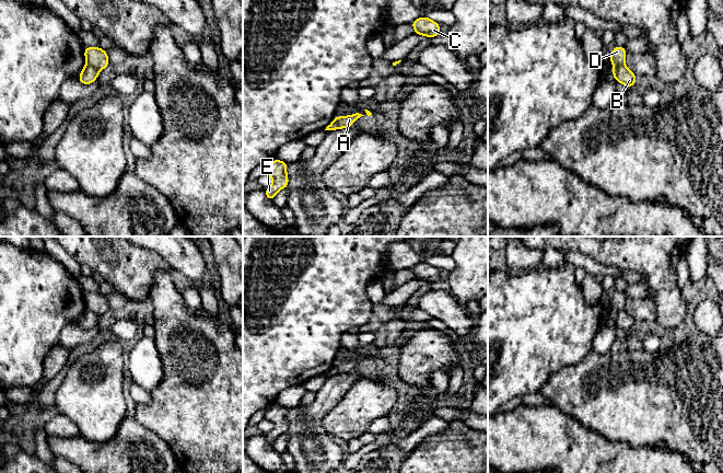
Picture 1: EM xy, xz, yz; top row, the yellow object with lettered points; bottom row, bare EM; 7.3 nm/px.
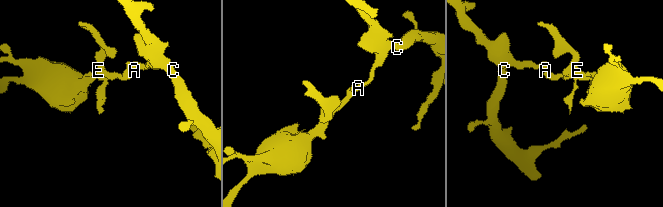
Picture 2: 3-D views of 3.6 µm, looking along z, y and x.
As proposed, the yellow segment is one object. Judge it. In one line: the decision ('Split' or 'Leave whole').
Split

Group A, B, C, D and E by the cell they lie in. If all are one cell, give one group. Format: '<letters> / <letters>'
A C D / B E

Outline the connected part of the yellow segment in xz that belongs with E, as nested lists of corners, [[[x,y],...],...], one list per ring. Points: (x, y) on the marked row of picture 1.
[[[276,159],[266,166],[265,173],[273,178],[272,185],[265,189],[269,200],[272,200],[280,189],[287,188],[289,184],[287,166],[288,163]]]

